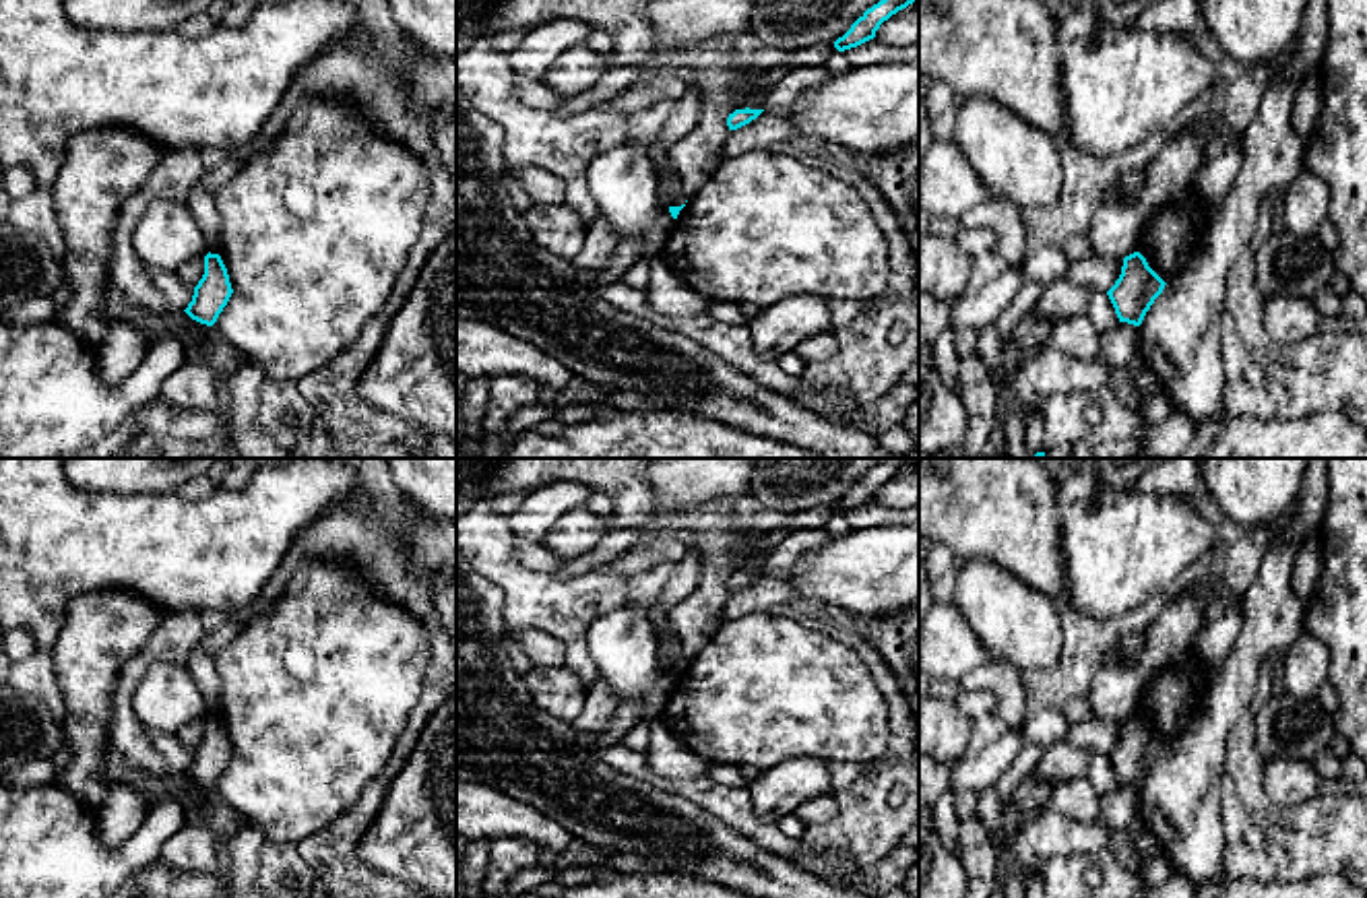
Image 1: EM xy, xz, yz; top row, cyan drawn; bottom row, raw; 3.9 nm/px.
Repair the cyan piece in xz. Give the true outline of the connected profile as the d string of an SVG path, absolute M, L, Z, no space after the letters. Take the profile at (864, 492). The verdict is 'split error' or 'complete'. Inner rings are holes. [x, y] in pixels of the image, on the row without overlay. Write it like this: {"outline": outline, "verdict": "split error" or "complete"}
{"outline": "M886 458L871 471L867 471L853 487L851 491L834 504L834 510L838 514L857 510L869 502L876 500L876 493L884 483L888 483L898 473L907 471L915 464L917 458Z", "verdict": "complete"}

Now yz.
{"outline": "M1140 714L1123 720L1121 737L1107 753L1119 784L1140 789L1165 743L1148 729Z", "verdict": "complete"}

